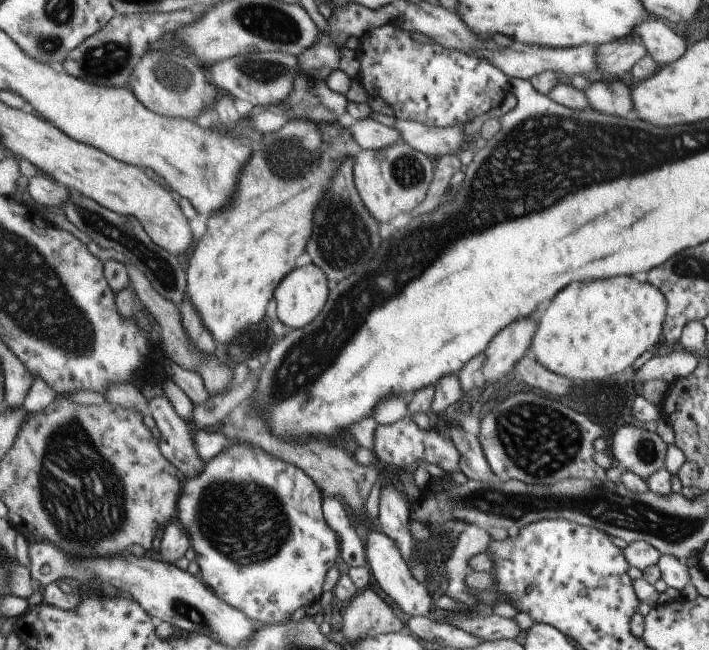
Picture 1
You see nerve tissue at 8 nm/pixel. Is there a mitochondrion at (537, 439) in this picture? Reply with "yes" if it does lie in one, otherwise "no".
yes

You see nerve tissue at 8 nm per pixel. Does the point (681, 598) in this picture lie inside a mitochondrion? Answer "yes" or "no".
no

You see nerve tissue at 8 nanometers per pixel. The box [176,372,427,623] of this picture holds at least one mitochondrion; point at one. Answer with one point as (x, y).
(246, 522)

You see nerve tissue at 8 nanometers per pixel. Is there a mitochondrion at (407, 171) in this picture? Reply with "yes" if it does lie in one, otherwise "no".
yes

